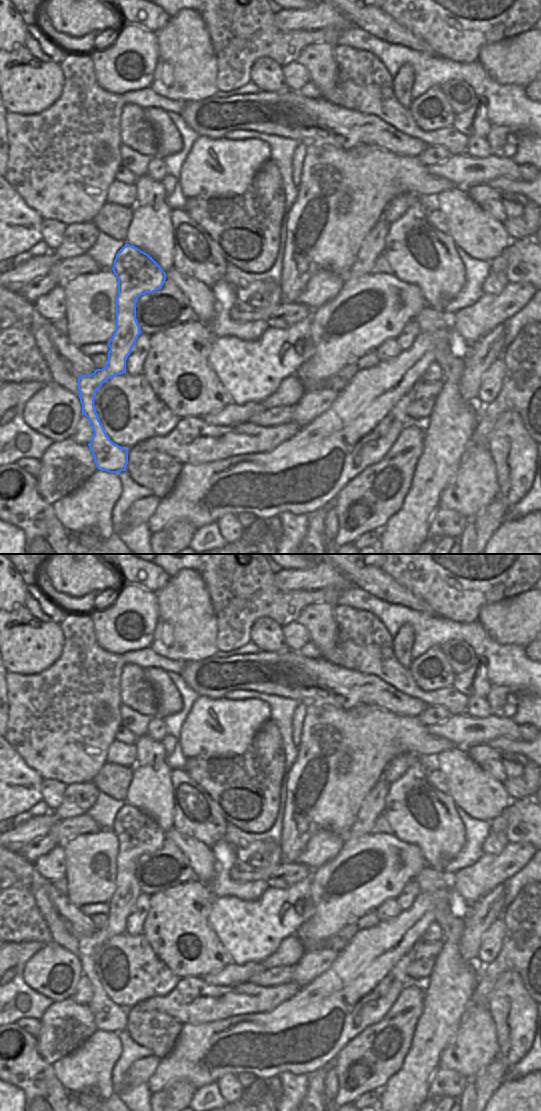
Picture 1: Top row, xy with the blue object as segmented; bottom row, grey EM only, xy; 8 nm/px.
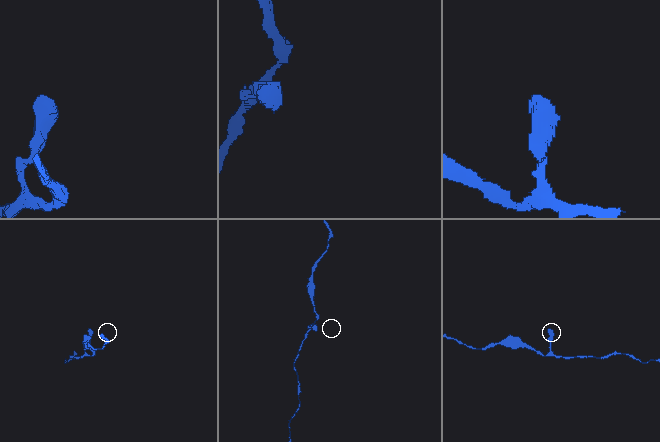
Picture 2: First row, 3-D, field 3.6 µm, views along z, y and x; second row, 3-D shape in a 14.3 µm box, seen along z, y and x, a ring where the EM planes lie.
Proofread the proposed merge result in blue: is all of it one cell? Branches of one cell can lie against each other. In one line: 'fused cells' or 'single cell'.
single cell

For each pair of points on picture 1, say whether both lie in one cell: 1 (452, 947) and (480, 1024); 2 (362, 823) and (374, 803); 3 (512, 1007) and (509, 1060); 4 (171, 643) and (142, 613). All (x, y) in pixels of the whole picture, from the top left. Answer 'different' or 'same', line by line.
1: different
2: same
3: same
4: different

